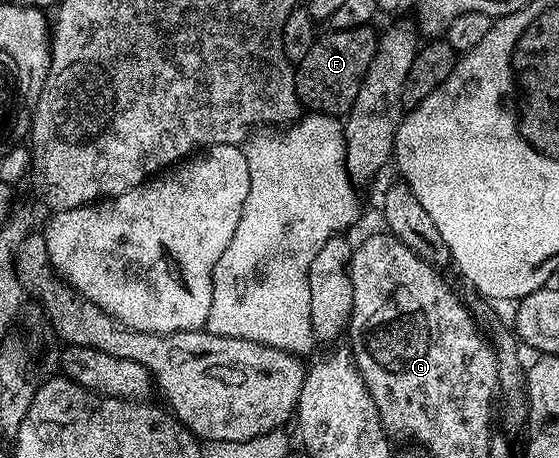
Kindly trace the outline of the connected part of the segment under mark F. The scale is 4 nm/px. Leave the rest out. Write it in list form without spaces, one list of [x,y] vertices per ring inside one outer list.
[[[371,26],[350,29],[328,29],[313,41],[306,57],[295,64],[296,95],[309,112],[321,115],[347,116],[358,96],[359,86],[366,77],[377,51],[377,32]]]

